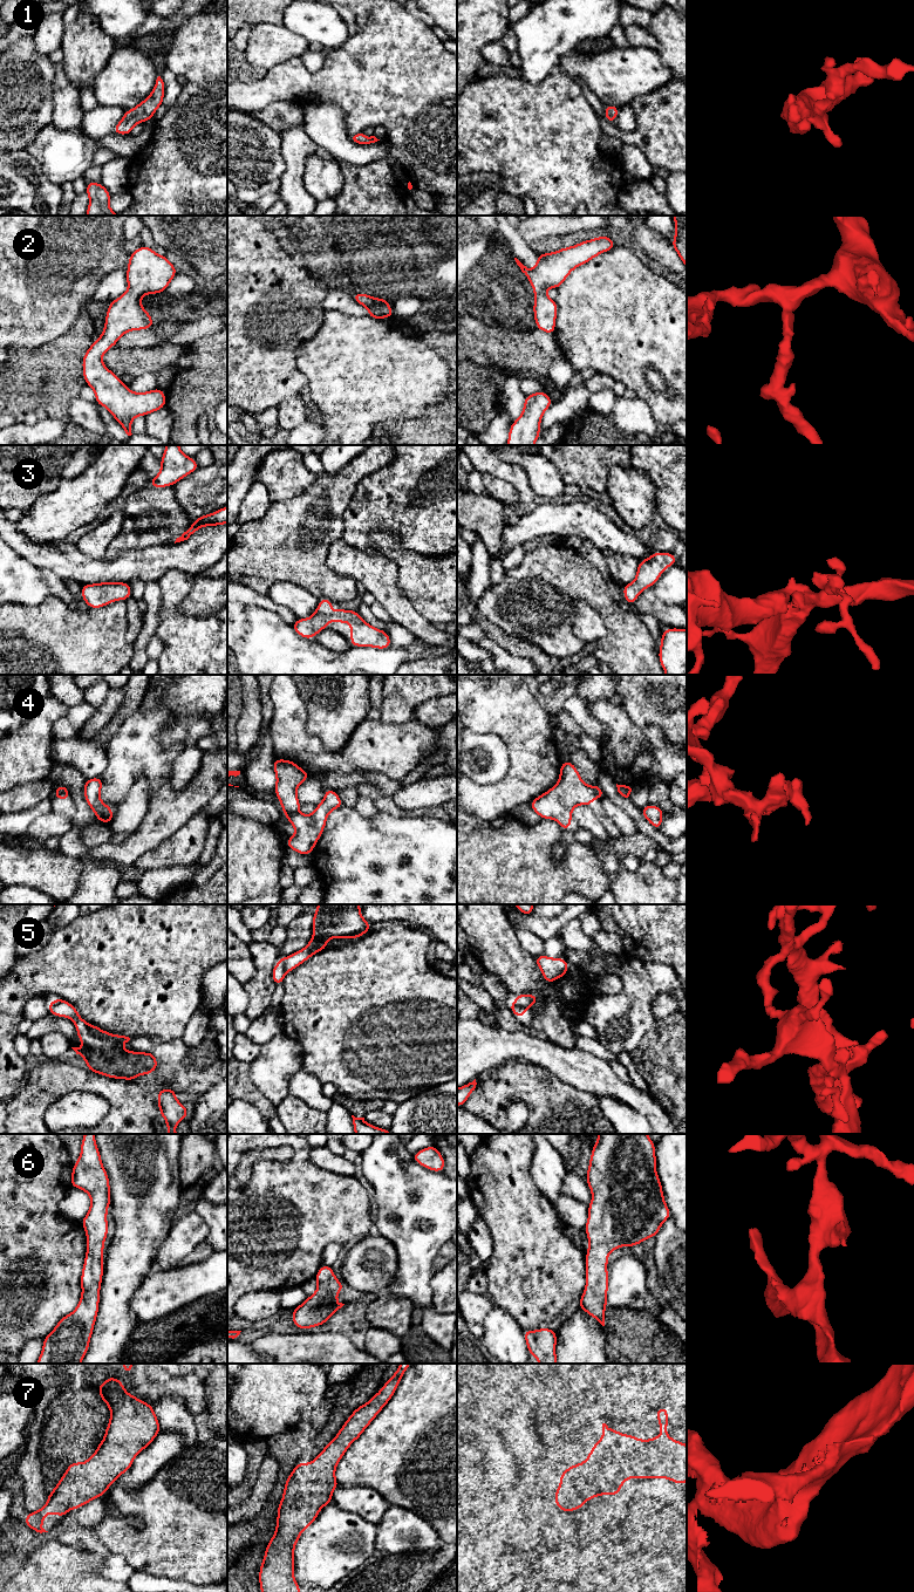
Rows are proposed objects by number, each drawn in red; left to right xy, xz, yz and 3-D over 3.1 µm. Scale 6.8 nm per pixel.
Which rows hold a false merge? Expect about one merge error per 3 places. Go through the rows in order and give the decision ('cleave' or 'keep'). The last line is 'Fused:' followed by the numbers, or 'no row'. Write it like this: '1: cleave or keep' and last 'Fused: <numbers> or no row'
1: keep
2: keep
3: keep
4: cleave
5: cleave
6: keep
7: keep
Fused: 4, 5

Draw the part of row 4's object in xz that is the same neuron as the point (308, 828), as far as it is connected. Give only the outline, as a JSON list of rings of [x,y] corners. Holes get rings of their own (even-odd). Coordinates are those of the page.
[[[325,790],[323,800],[315,811],[307,815],[299,812],[285,813],[286,819],[294,826],[295,834],[286,840],[286,847],[307,855],[312,854],[316,842],[323,833],[328,814],[343,806],[339,794],[333,790]]]

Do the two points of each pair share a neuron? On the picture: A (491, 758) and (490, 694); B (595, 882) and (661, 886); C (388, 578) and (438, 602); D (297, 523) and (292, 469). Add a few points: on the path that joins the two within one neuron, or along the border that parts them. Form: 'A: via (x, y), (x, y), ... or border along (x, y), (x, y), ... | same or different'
A: border along (469, 729), (496, 733), (506, 745), (509, 754) | different
B: border along (609, 882), (611, 889) | different
C: border along (387, 557), (397, 568), (397, 587), (413, 606) | different
D: border along (315, 478), (299, 494), (272, 501) | different

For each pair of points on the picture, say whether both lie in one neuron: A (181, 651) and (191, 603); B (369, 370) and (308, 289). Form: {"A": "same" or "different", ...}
{"A": "different", "B": "different"}

